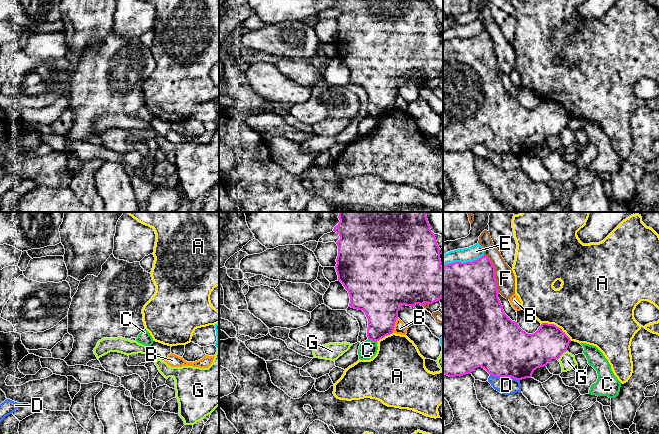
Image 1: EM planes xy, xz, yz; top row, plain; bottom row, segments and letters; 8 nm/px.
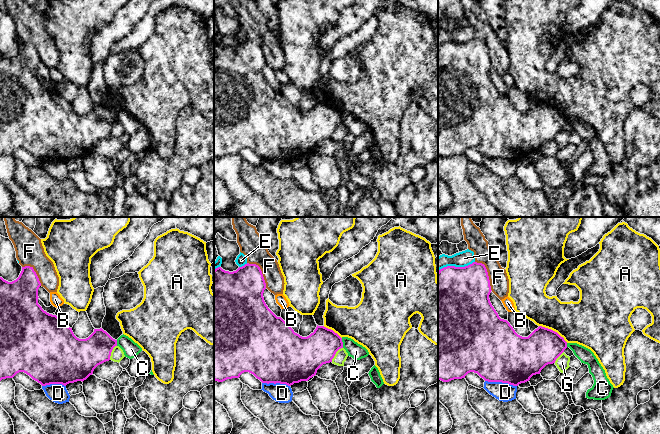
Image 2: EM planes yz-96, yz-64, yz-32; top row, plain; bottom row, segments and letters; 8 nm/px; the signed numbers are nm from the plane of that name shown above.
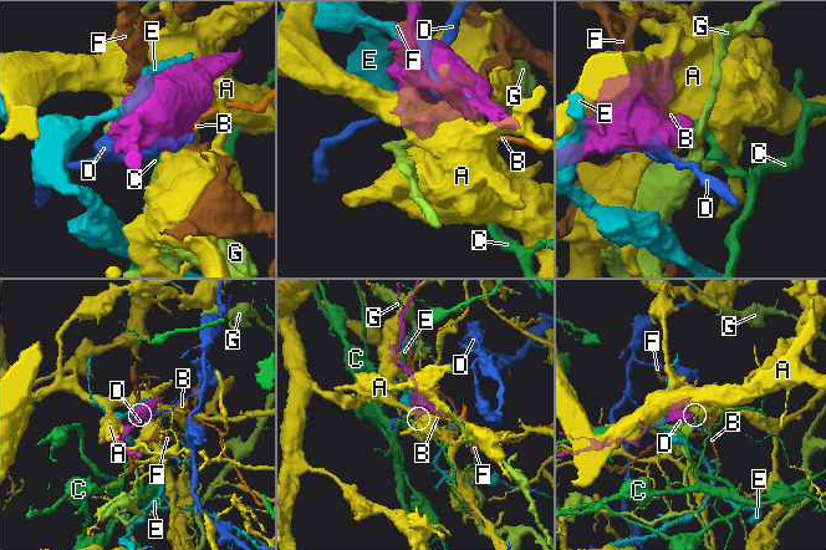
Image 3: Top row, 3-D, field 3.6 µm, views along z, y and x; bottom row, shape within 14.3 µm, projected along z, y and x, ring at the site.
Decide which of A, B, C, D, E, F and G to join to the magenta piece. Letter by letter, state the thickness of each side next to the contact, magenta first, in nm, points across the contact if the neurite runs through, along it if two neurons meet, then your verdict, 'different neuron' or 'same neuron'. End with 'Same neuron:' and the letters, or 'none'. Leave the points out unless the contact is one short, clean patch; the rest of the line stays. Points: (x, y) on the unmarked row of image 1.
A: 280 nm thick on the magenta side, 460 nm on the other; different neuron
B: 360 nm thick on the magenta side, 100 nm on the other; border along xz (397, 93), (392, 108); different neuron
C: 260 nm thick on the magenta side, 150 nm on the other; border along xz (368, 114), (376, 117); different neuron
D: 440 nm thick on the magenta side, 140 nm on the other; different neuron
E: 500 nm thick on the magenta side, 120 nm on the other; different neuron
F: 460 nm thick on the magenta side, 150 nm on the other; different neuron
G: 280 nm thick on the magenta side, 120 nm on the other; border along yz (566, 126), (557, 135); different neuron
Same neuron: none

